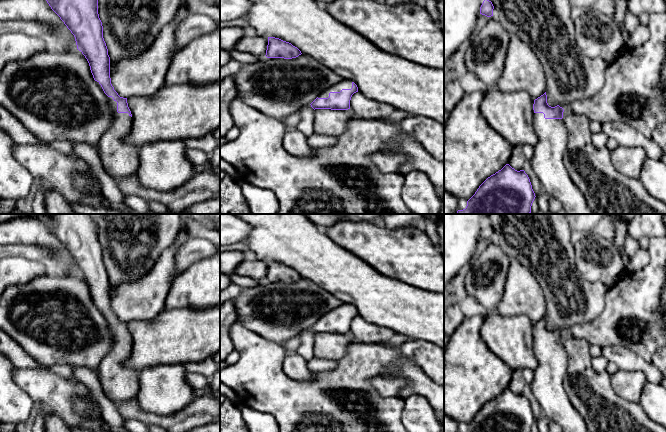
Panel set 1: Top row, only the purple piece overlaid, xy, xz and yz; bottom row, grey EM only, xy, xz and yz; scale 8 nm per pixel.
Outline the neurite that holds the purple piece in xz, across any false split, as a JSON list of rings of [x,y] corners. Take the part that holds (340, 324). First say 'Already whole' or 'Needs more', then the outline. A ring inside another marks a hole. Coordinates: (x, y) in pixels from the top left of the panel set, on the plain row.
Needs more. [[[341,303],[337,308],[324,314],[310,329],[314,334],[348,334],[351,321],[356,316],[358,311],[354,306]]]

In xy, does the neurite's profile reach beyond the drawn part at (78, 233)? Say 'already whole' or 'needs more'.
needs more

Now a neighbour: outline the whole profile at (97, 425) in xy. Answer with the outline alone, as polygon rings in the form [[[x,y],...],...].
[[[100,418],[100,419],[95,419],[94,421],[85,422],[78,428],[103,432],[103,424],[104,424],[104,420]]]

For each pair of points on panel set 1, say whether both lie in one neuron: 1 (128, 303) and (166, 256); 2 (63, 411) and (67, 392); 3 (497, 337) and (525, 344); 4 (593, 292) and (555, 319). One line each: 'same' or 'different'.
1: same
2: same
3: same
4: same

